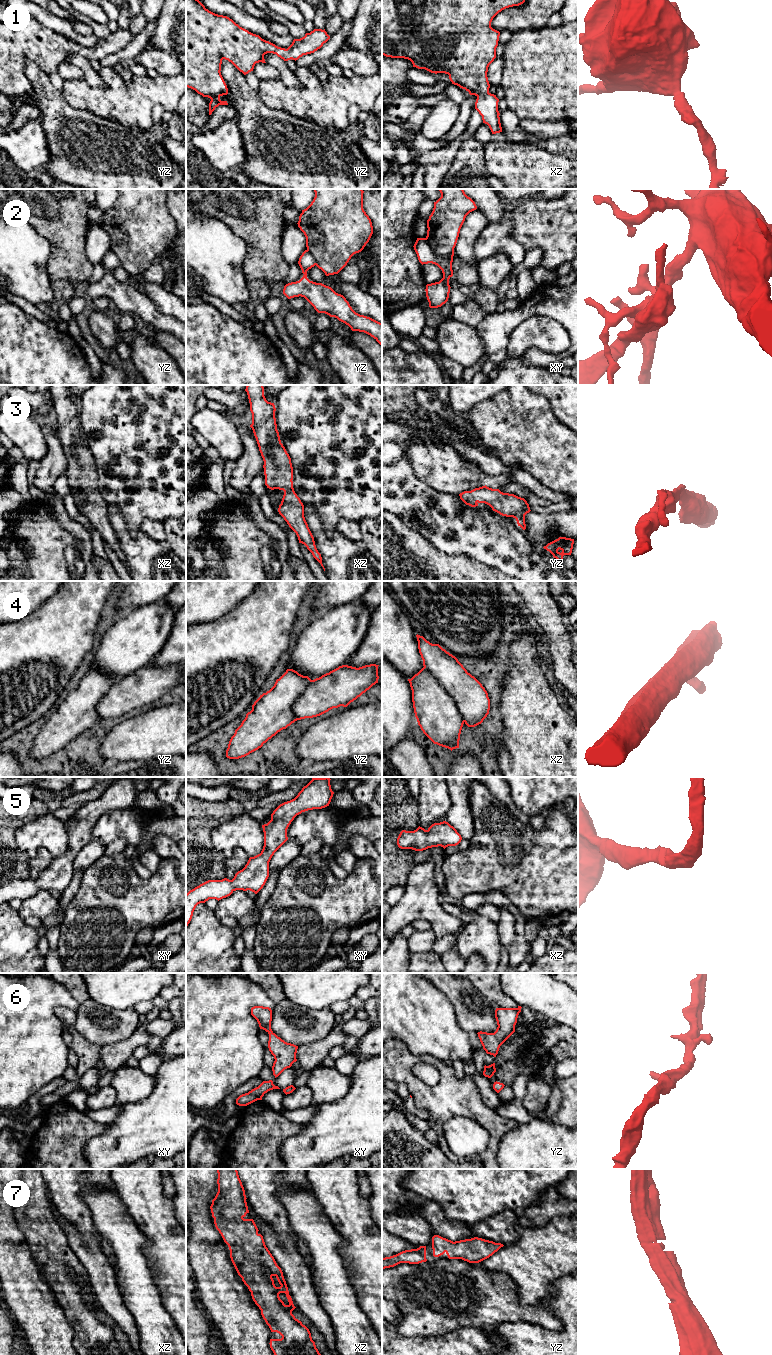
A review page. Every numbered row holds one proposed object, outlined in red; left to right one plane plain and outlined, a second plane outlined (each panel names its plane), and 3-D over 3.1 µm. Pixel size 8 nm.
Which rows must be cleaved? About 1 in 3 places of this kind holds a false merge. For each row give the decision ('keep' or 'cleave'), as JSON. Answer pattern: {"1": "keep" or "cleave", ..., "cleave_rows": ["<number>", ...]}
{"1": "keep", "2": "cleave", "3": "keep", "4": "cleave", "5": "keep", "6": "keep", "7": "keep", "cleave_rows": ["2", "4"]}

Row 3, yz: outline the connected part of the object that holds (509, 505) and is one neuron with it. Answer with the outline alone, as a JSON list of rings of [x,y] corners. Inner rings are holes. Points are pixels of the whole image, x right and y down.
[[[486,485],[471,491],[464,491],[459,496],[466,505],[471,507],[476,507],[479,503],[485,503],[500,515],[515,518],[518,526],[523,530],[526,529],[525,515],[531,510],[524,498],[503,493],[499,489],[492,489]]]

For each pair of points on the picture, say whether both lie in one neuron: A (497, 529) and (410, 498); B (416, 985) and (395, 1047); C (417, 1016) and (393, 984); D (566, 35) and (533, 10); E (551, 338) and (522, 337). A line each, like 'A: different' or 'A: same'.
A: same
B: different
C: same
D: different
E: same

